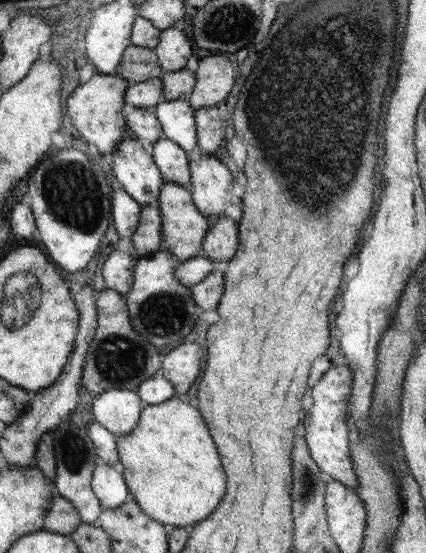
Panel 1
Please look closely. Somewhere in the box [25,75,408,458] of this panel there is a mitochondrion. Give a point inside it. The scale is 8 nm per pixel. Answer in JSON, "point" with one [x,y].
{"point":[72,191]}

